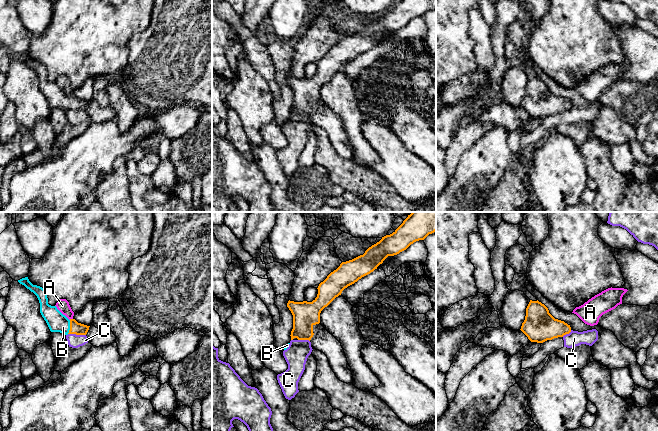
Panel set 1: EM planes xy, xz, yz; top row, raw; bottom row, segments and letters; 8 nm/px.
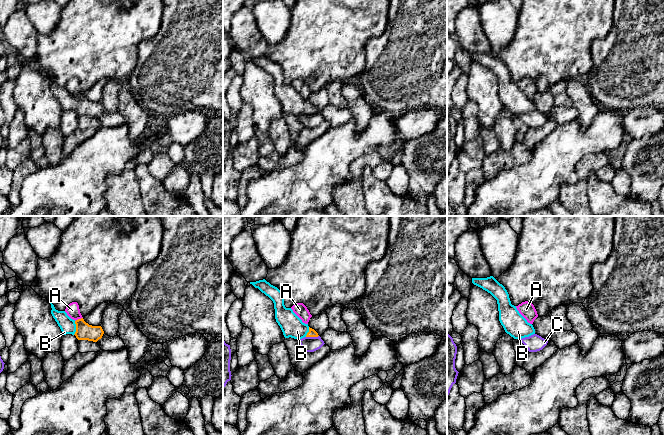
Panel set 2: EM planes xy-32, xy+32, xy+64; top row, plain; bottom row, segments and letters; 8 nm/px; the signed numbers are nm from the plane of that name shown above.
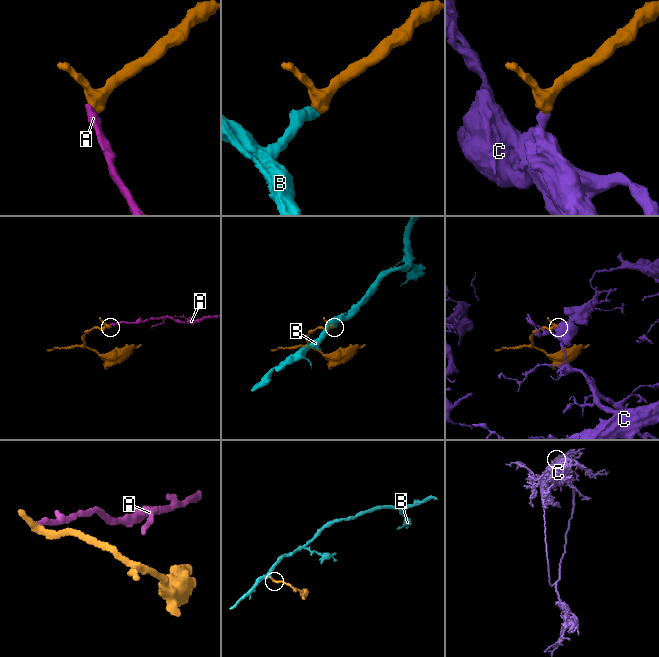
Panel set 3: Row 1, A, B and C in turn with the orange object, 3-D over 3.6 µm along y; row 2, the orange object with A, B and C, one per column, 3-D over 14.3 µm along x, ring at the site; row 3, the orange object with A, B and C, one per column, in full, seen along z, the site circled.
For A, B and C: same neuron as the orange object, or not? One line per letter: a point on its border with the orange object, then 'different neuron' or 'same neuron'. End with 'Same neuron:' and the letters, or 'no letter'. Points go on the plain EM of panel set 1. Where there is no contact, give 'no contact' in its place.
A: meets orange in xy at (70, 95); different neuron
B: meets orange in xy at (70, 103); same neuron
C: meets orange in xy at (77, 110); different neuron
Same neuron: B

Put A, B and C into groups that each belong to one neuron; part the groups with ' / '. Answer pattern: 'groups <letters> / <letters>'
groups A / B / C

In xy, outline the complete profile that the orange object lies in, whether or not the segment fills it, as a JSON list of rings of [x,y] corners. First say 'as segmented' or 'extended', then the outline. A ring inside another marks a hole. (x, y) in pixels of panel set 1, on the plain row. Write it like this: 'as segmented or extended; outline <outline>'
extended; outline [[[28,53],[18,56],[18,58],[37,72],[40,79],[40,89],[46,97],[51,108],[60,108],[65,111],[87,110],[90,102],[78,99],[75,95],[69,96],[57,85],[56,82],[49,81],[46,67],[42,63],[33,61],[29,57]]]

